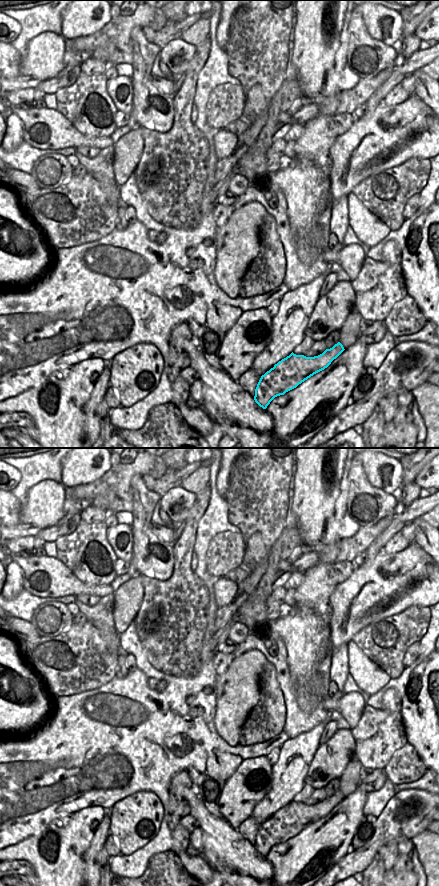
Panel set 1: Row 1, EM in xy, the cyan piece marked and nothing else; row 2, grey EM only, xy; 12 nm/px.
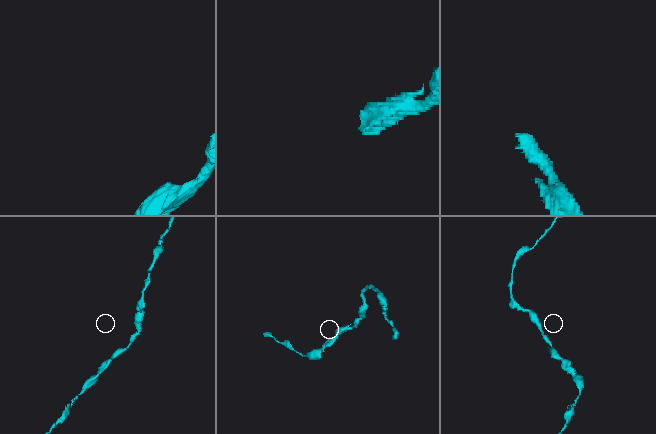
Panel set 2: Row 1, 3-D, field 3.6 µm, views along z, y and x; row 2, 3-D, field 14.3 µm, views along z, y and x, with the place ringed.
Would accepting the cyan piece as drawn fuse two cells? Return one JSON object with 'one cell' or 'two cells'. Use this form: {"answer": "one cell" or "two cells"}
{"answer": "one cell"}

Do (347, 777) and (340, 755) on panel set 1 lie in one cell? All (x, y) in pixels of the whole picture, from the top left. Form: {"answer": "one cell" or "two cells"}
{"answer": "two cells"}

